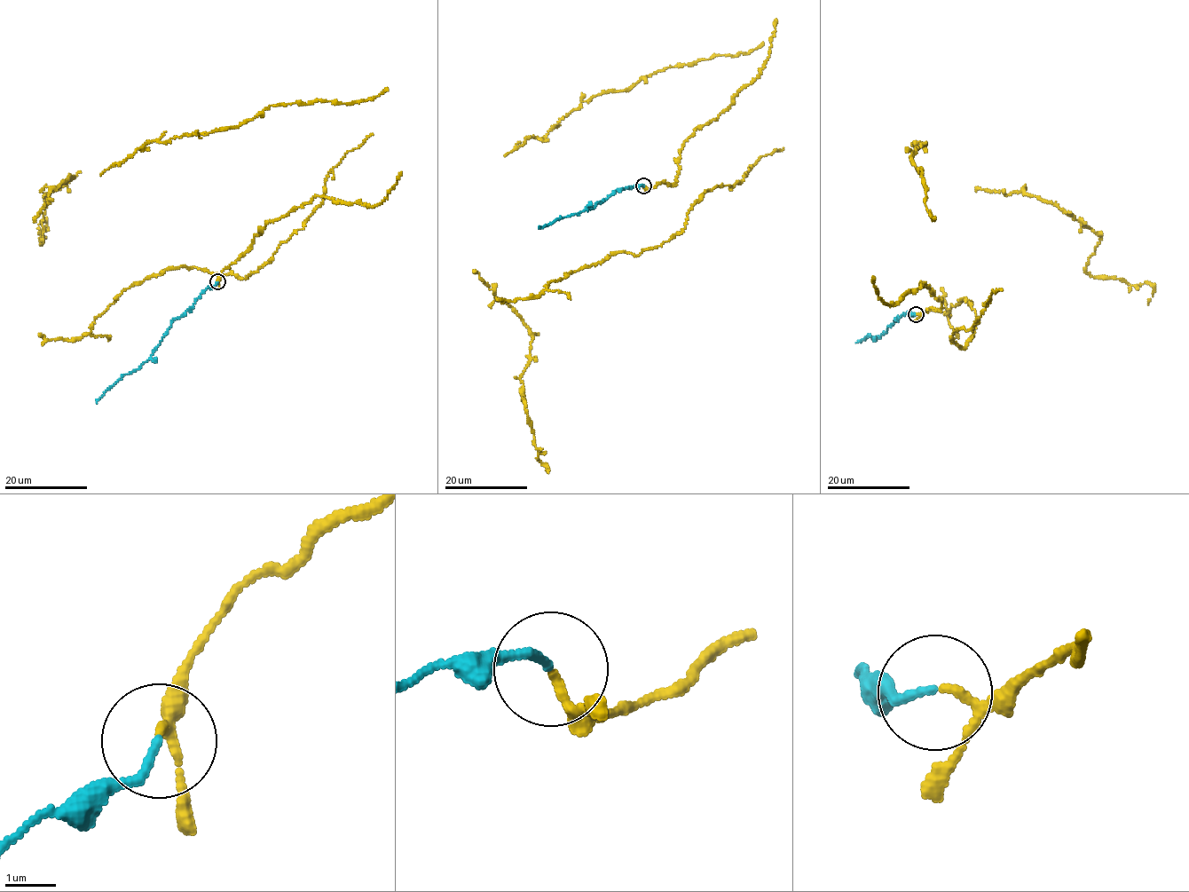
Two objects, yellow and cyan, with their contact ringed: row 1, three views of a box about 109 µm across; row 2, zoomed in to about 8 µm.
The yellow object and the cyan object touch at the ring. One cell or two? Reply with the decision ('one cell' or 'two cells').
one cell

